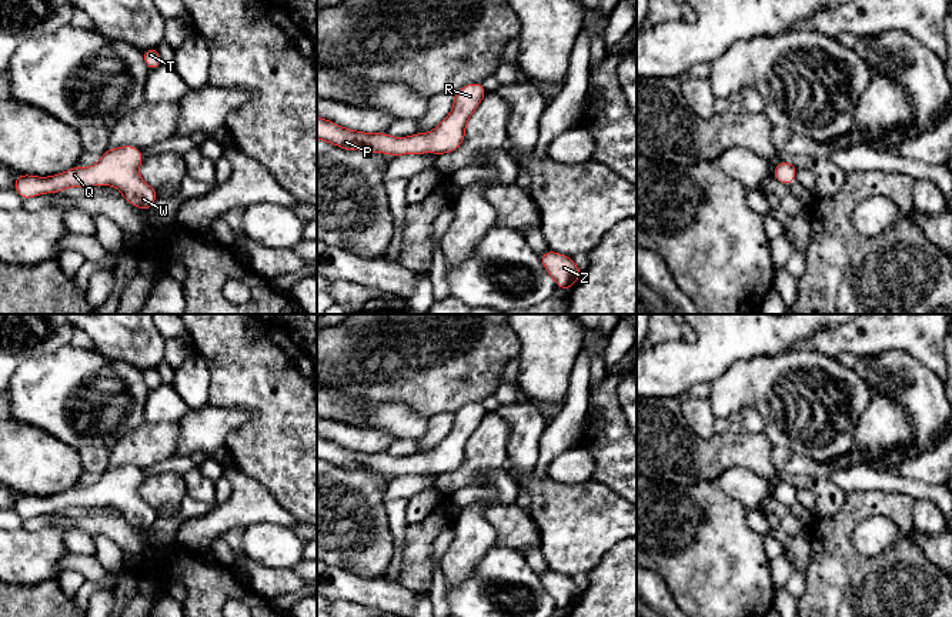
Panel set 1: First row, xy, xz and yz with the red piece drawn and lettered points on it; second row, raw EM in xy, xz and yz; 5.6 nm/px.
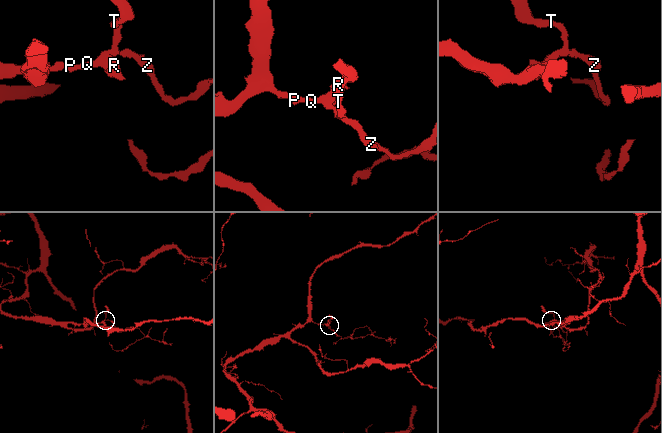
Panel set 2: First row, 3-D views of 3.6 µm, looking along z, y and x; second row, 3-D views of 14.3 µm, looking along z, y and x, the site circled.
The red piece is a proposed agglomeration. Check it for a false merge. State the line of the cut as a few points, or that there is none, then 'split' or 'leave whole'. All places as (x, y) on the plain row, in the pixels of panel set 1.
no cut | leave whole

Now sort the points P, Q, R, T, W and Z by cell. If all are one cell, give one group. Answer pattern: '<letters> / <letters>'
P Q R T W Z

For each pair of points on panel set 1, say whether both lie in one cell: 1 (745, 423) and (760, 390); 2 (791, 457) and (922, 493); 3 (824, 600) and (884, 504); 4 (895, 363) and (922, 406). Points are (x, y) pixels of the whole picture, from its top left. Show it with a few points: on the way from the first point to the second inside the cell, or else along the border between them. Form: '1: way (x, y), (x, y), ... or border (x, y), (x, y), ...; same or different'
1: border (731, 416), (754, 409), (764, 432); different
2: way (824, 472), (845, 479), (872, 479), (889, 483); same
3: way (834, 572), (834, 534), (855, 513); same
4: way (905, 374), (917, 382), (917, 389), (922, 394); same

